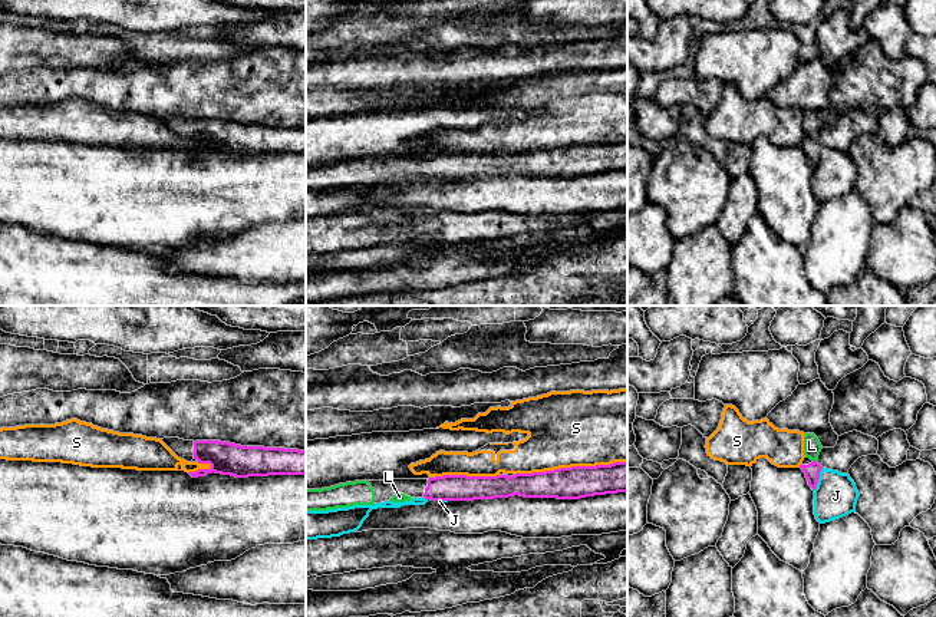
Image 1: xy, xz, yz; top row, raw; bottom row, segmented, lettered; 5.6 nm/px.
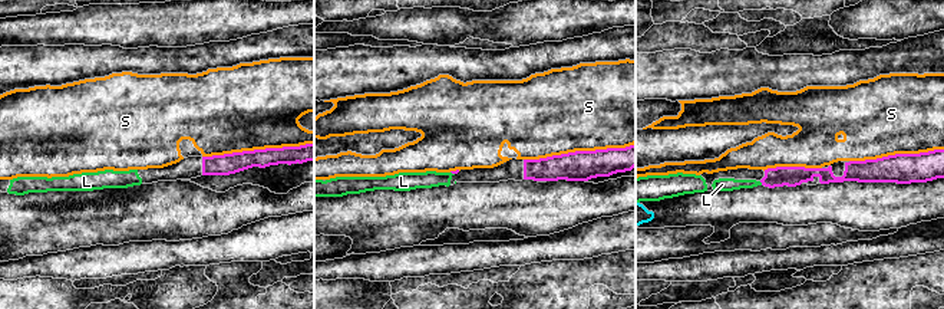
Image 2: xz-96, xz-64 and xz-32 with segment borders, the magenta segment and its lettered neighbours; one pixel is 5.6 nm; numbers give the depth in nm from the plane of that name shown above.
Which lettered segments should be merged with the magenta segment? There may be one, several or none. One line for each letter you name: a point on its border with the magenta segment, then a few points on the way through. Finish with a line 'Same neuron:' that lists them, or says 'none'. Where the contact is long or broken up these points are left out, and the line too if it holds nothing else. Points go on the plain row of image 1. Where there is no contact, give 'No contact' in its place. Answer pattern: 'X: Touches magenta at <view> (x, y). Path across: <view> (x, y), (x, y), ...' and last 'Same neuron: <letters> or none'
L: Touches magenta at yz (814, 139). Path across: yz (813, 148), (814, 139), (811, 124)
Same neuron: L

